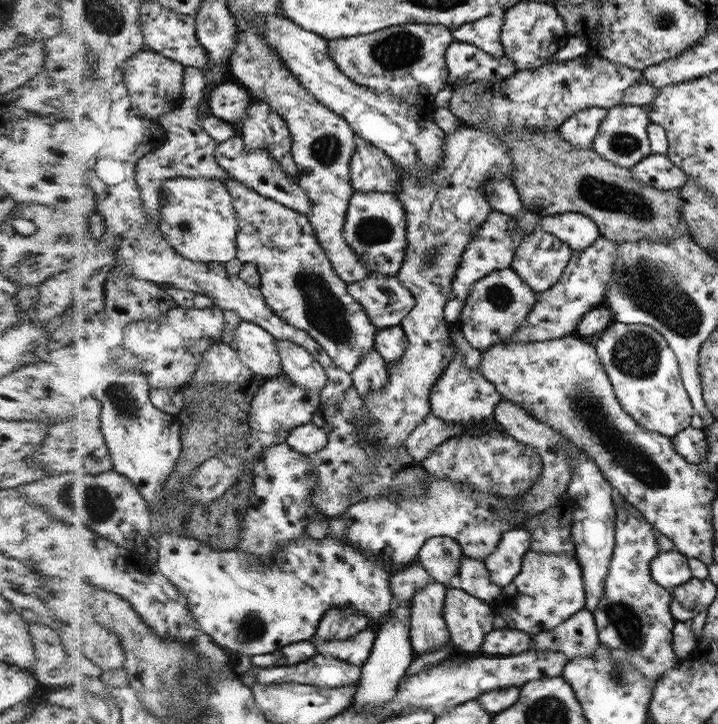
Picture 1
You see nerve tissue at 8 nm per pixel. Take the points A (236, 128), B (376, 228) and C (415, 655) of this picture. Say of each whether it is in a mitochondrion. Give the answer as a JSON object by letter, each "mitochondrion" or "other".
{"A":"other","B":"mitochondrion","C":"other"}

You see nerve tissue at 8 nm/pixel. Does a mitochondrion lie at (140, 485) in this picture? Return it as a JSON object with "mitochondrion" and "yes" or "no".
{"mitochondrion":"no"}

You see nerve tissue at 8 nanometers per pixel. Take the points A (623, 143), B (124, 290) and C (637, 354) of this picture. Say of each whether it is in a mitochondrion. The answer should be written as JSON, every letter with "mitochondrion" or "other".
{"A":"mitochondrion","B":"mitochondrion","C":"mitochondrion"}

